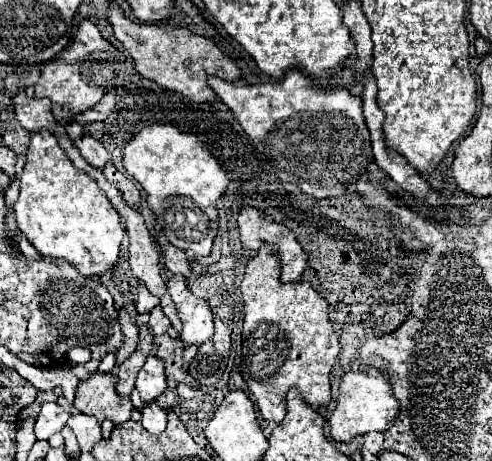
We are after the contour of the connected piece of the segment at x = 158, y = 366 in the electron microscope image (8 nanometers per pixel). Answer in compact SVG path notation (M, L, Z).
M149 357L137 375L135 389L139 391L139 395L145 403L151 403L155 397L159 397L163 393L165 387L167 387L167 381L165 381L165 373L163 373L163 359Z

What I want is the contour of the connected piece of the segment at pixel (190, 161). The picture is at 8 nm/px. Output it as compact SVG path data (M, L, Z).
M147 125L141 129L123 149L123 167L129 175L135 177L135 181L141 183L143 191L147 193L147 201L155 217L161 217L163 233L171 241L171 245L187 251L195 251L197 255L209 255L211 243L217 235L217 199L225 193L225 187L229 179L225 177L225 171L219 167L219 163L213 159L213 155L205 149L205 145L191 133L181 133L173 125Z

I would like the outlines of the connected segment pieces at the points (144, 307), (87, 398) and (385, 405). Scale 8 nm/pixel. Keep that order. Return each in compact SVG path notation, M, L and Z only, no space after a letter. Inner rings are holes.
M139 284L136 309L138 313L148 313L159 305L159 299L149 293L144 284Z
M89 373L89 379L79 381L75 391L73 405L85 413L97 417L97 421L111 419L115 425L121 425L131 419L131 399L119 397L115 393L117 377L111 373Z
M367 368L367 371L349 371L341 379L341 389L337 397L337 407L329 419L331 437L337 443L349 443L357 435L369 433L369 431L387 431L399 413L399 403L391 393L389 381L381 375L381 371L375 368Z

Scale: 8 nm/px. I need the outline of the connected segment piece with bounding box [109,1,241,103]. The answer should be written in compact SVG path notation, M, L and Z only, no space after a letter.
M115 1L109 3L109 15L113 21L113 33L117 39L123 39L123 47L131 53L135 69L163 89L179 91L197 103L205 103L215 99L211 87L207 85L207 75L217 75L227 81L239 79L241 75L237 65L213 41L191 33L187 27L169 23L133 23Z

